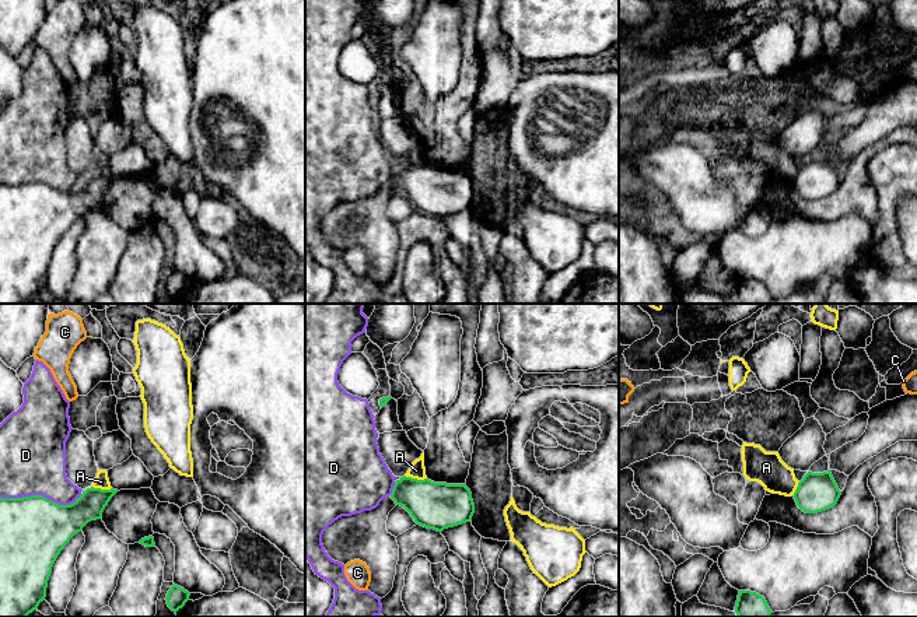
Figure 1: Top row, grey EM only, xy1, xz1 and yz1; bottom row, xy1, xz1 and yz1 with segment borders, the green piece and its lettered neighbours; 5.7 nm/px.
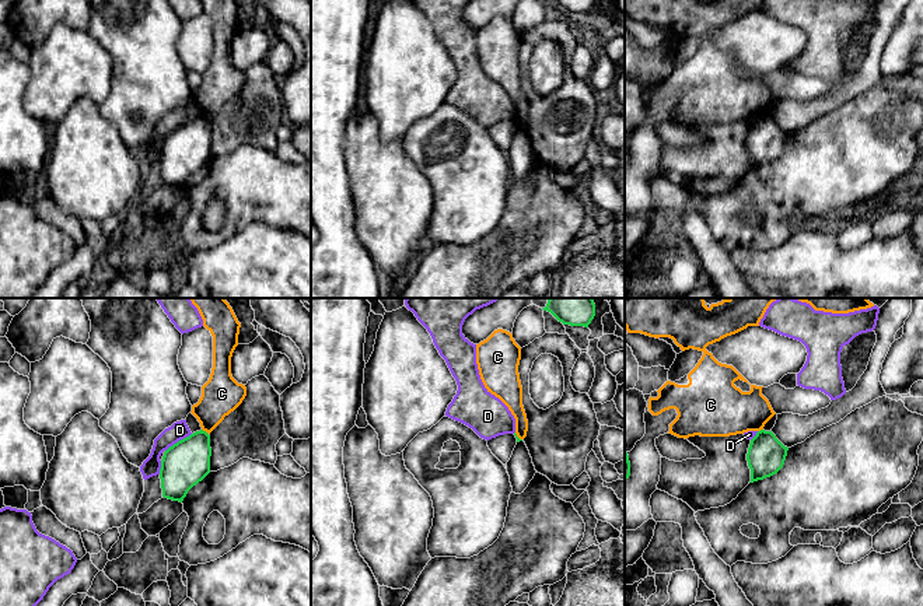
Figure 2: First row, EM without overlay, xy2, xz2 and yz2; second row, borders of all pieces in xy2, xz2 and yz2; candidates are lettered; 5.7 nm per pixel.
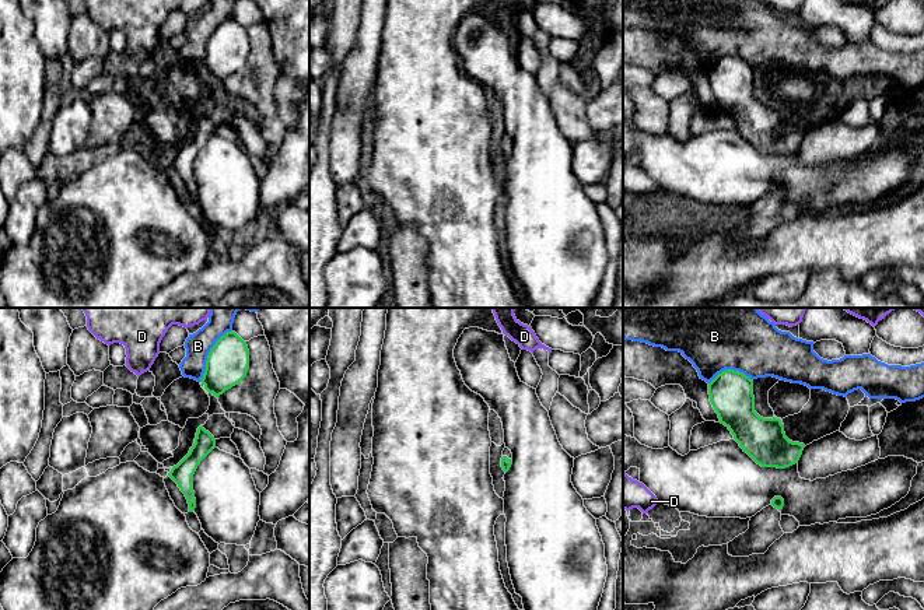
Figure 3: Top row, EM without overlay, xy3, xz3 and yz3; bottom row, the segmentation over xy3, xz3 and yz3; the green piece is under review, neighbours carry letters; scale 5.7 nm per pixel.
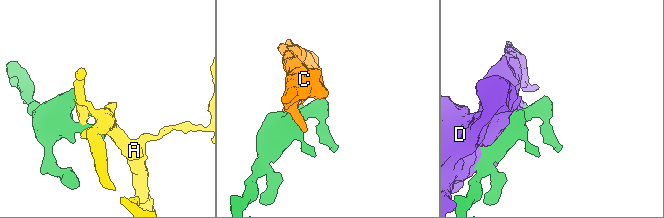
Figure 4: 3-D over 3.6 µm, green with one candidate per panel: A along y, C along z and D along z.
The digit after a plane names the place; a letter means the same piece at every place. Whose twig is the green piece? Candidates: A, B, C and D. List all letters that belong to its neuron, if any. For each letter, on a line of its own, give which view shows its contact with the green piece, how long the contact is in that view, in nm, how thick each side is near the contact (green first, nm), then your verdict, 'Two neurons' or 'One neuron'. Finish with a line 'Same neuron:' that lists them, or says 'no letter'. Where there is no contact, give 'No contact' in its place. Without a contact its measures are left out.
A: Touches green in xz1. Shared border 130 nm. Thickness 280 nm (green) against 90 nm. Two neurons
B: Touches green in xy3. Shared border 360 nm. Thickness 240 nm (green) against 150 nm. Two neurons
C: Touches green in xy2. Shared border 50 nm. Thickness 260 nm (green) against 220 nm. Two neurons
D: Touches green in xy1. Shared border 480 nm. Thickness 380 nm (green) against 380 nm. Two neurons
Same neuron: no letter

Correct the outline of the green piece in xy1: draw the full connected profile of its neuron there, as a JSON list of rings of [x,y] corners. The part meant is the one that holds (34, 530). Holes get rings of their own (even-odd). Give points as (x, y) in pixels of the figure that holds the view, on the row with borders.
[[[87,488],[70,505],[59,505],[42,495],[0,498],[0,617],[27,617],[46,597],[52,567],[70,541],[102,512],[118,490]]]

